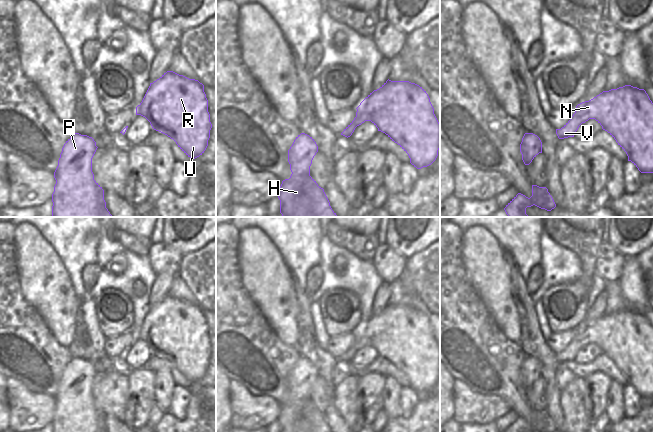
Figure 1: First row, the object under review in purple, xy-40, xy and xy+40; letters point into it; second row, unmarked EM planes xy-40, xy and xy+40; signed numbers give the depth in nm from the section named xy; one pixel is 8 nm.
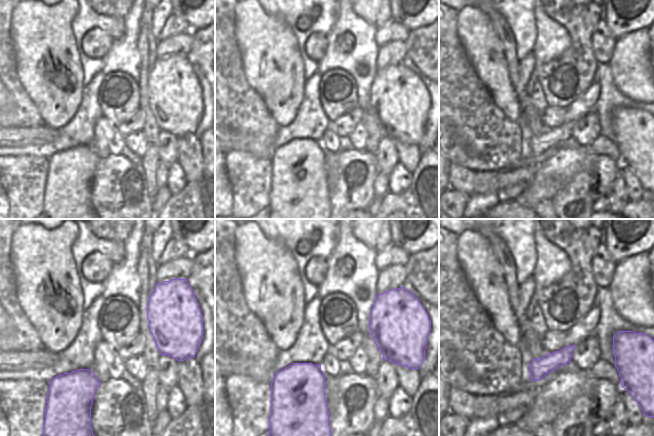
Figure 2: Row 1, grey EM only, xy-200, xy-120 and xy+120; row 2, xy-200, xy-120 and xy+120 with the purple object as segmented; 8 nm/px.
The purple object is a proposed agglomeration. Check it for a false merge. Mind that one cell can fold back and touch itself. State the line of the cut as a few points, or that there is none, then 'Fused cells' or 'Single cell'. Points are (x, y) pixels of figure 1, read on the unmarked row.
Split along xy+40 (574, 337), (583, 342), (581, 347). Fused cells

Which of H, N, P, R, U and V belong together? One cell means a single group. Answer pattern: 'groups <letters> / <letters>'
groups H P V / N R U

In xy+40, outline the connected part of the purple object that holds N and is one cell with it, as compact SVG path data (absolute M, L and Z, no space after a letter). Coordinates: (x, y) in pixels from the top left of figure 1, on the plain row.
M625 309L617 313L603 315L593 323L576 330L575 338L583 341L582 347L595 343L602 353L607 355L626 376L628 385L631 385L641 397L653 397L653 327L644 313Z

